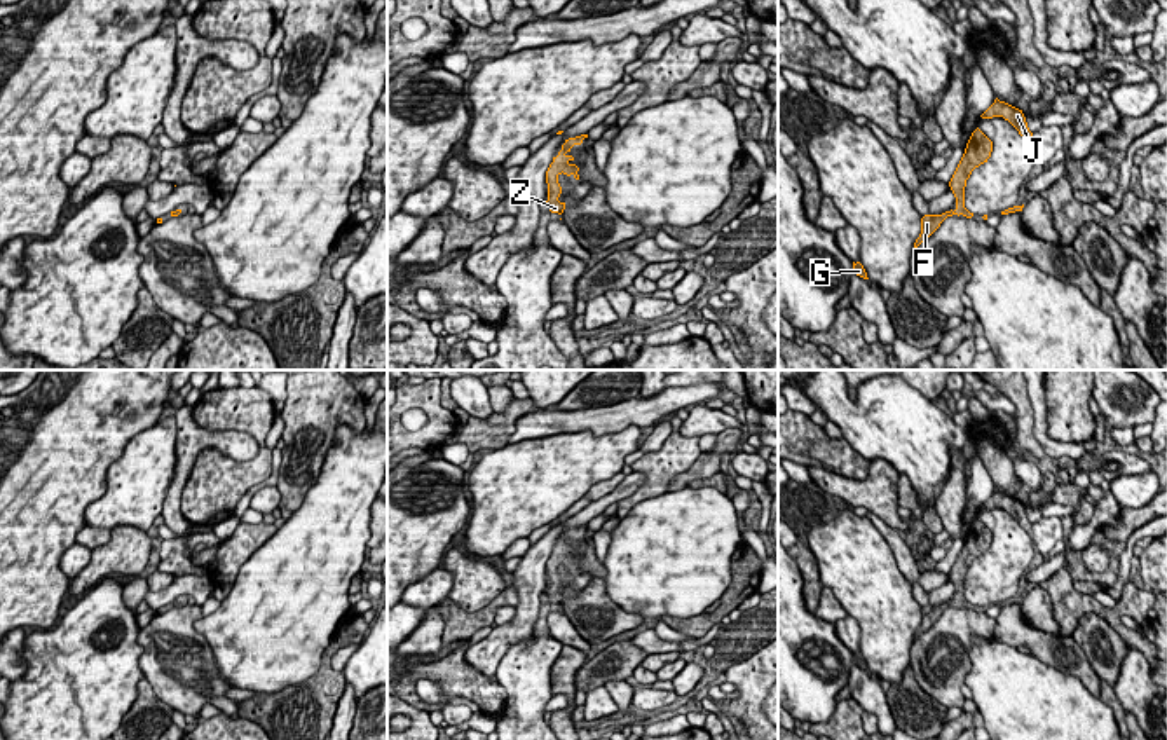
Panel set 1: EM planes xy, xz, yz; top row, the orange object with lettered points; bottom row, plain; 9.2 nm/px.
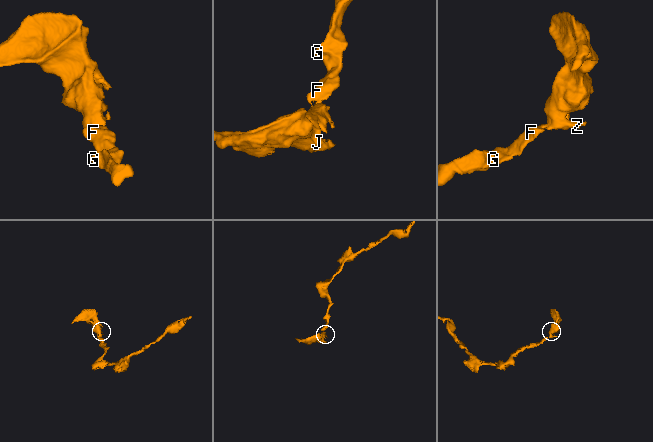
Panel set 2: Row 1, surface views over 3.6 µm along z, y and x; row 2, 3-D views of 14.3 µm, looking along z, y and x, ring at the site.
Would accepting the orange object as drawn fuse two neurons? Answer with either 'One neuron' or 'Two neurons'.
One neuron

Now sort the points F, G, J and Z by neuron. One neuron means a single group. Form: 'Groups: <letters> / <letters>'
Groups: F G J Z

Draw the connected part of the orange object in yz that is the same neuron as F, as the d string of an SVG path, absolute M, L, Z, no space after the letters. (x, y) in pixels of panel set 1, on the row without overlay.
M977 518L965 539L965 545L949 572L949 578L956 588L956 600L945 602L942 606L925 606L921 609L921 625L914 634L914 639L918 639L923 632L926 632L938 618L940 614L952 606L963 606L966 609L972 609L973 604L970 604L965 599L965 578L966 571L970 569L972 562L979 558L980 555L987 553L993 543L993 532Z

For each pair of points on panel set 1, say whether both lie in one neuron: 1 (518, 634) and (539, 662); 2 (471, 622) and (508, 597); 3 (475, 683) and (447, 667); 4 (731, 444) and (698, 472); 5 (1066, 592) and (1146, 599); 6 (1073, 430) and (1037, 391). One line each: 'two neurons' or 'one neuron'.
1: two neurons
2: one neuron
3: one neuron
4: one neuron
5: one neuron
6: two neurons

